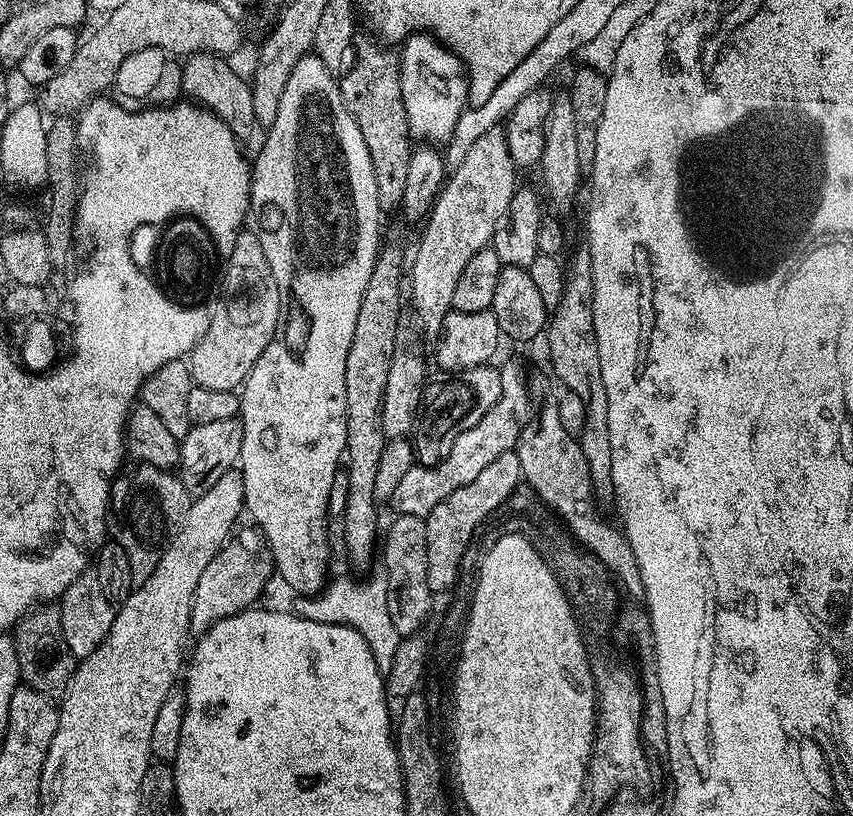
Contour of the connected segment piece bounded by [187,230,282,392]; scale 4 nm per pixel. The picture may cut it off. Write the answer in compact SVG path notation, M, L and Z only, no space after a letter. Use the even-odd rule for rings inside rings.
M252 230L241 231L234 242L234 250L222 268L222 280L223 276L224 316L228 320L213 318L187 361L195 387L231 392L243 385L254 362L262 358L262 350L275 338L282 323L282 293L266 254L262 254L260 239Z

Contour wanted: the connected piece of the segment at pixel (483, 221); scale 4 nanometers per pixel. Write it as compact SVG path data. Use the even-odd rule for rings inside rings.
M499 127L491 128L474 146L470 146L466 158L462 158L460 165L451 169L450 175L445 179L440 195L436 198L431 212L423 225L424 233L420 236L420 245L416 248L416 257L411 257L410 272L412 268L412 308L416 311L415 323L425 337L439 337L444 318L453 311L452 299L454 286L458 286L458 278L462 278L462 270L466 270L466 262L478 254L478 250L489 247L492 235L502 218L506 214L506 206L510 206L510 198L516 193L518 169L510 158L506 138Z

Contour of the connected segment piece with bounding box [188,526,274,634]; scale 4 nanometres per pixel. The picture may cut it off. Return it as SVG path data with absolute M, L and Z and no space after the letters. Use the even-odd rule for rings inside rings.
M247 526L237 527L224 542L215 558L202 570L202 578L198 578L198 588L194 590L194 598L190 606L188 627L193 633L205 632L215 620L230 618L243 612L257 603L256 600L264 592L268 579L274 576L272 551L259 528Z

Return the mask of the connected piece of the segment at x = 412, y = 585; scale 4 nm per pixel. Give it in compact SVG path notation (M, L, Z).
M397 515L396 521L382 536L382 571L388 578L388 604L391 621L401 638L414 636L428 620L428 611L432 608L434 593L428 585L426 570L426 526L423 516Z

